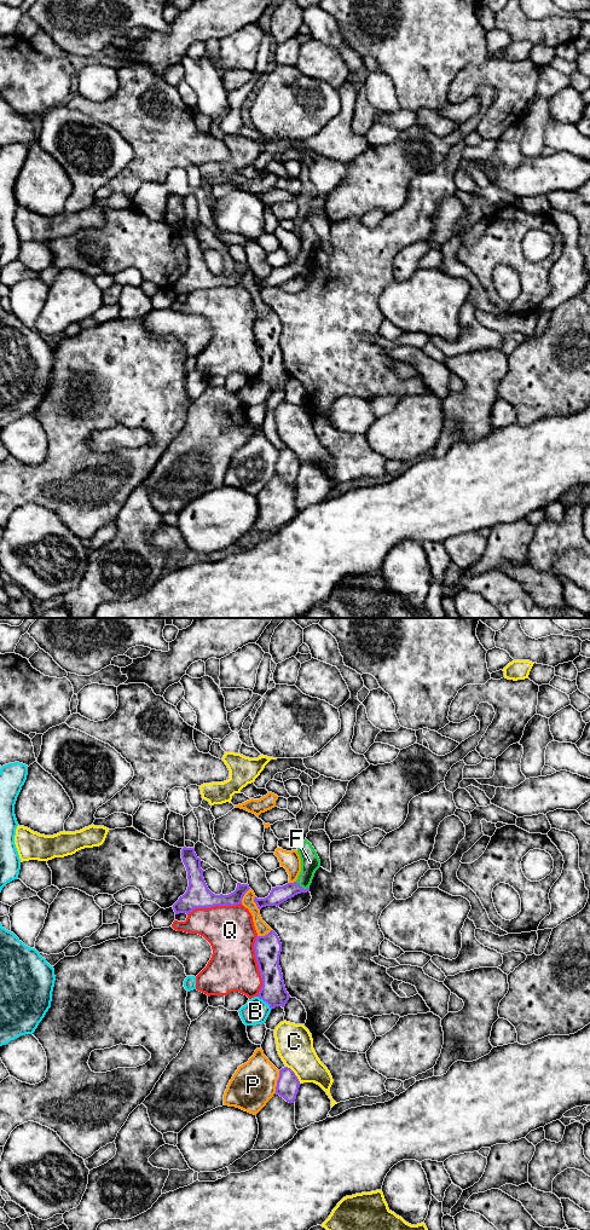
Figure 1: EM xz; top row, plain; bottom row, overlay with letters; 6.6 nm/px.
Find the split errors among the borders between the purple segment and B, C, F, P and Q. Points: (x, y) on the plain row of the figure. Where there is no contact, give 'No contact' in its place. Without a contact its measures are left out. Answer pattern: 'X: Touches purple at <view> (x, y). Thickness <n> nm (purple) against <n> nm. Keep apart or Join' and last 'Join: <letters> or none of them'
B: Touches purple at xz (265, 381). Thickness 170 nm (purple) against 170 nm. Keep apart
C: Touches purple at xz (294, 455). Thickness 150 nm (purple) against 240 nm. Keep apart
F: Touches purple at xz (301, 267). Thickness 110 nm (purple) against 130 nm. Join
P: Touches purple at xz (277, 462). Thickness 150 nm (purple) against 300 nm. Keep apart
Q: Touches purple at xz (258, 345). Thickness 180 nm (purple) against 320 nm. Keep apart
Join: F

